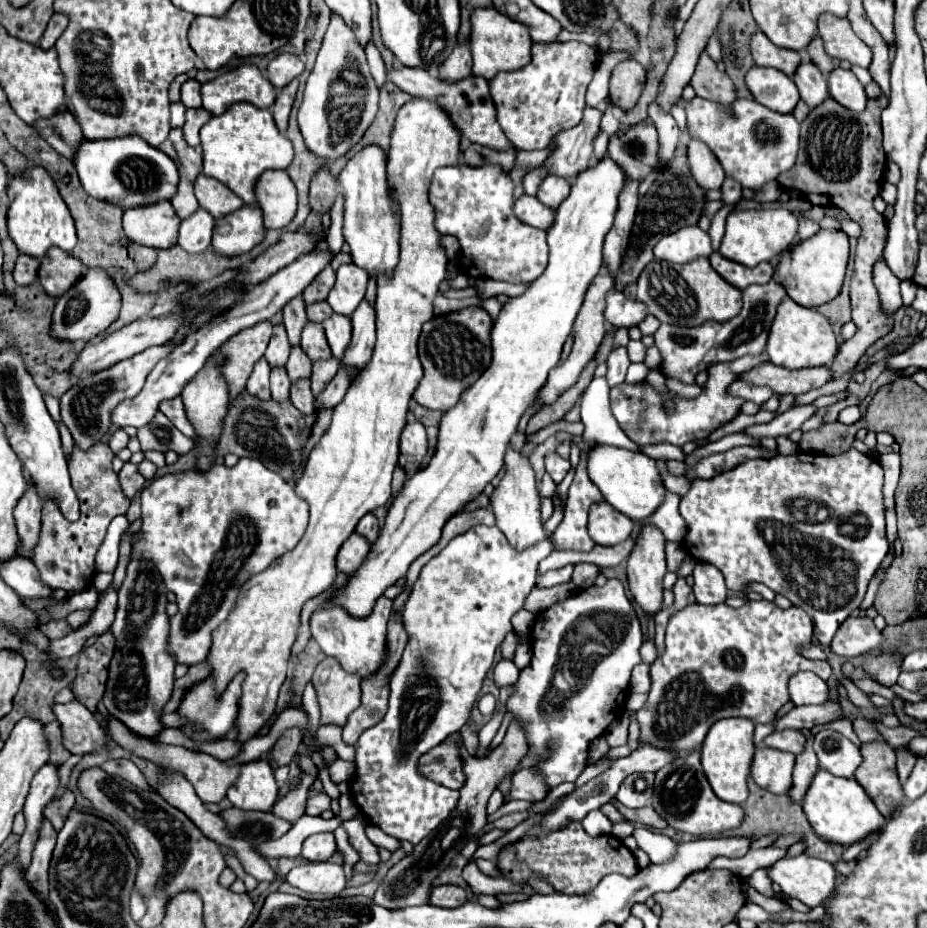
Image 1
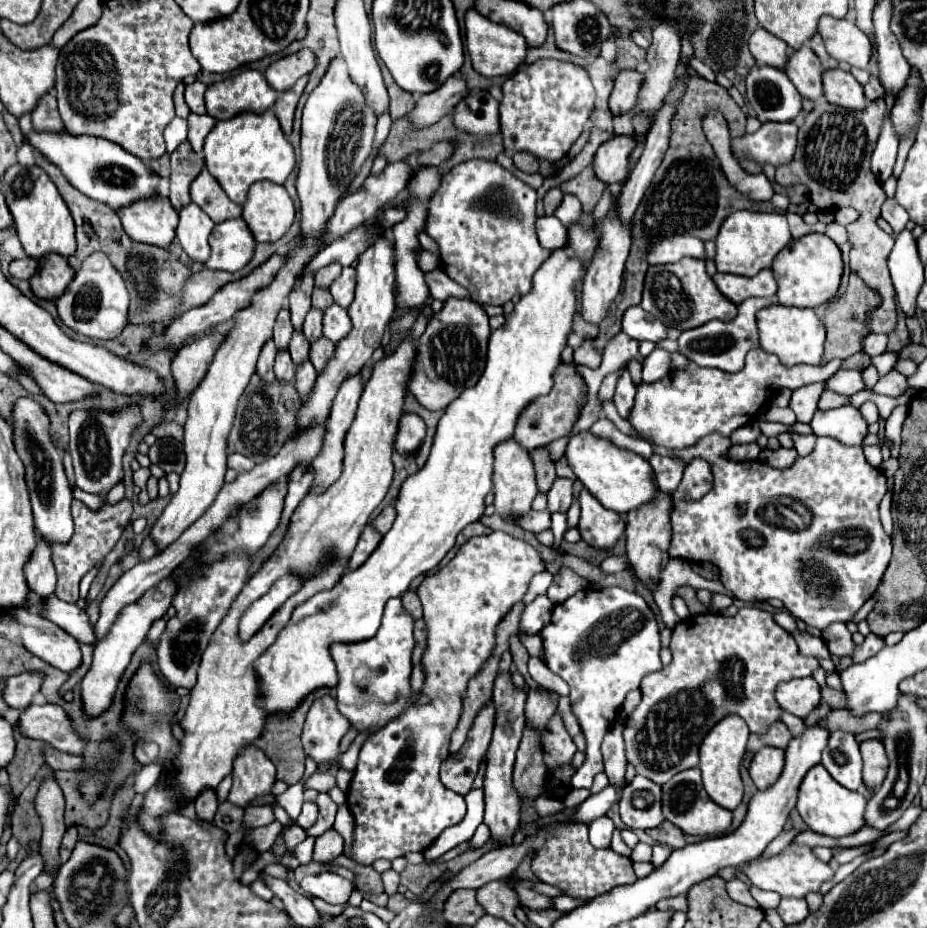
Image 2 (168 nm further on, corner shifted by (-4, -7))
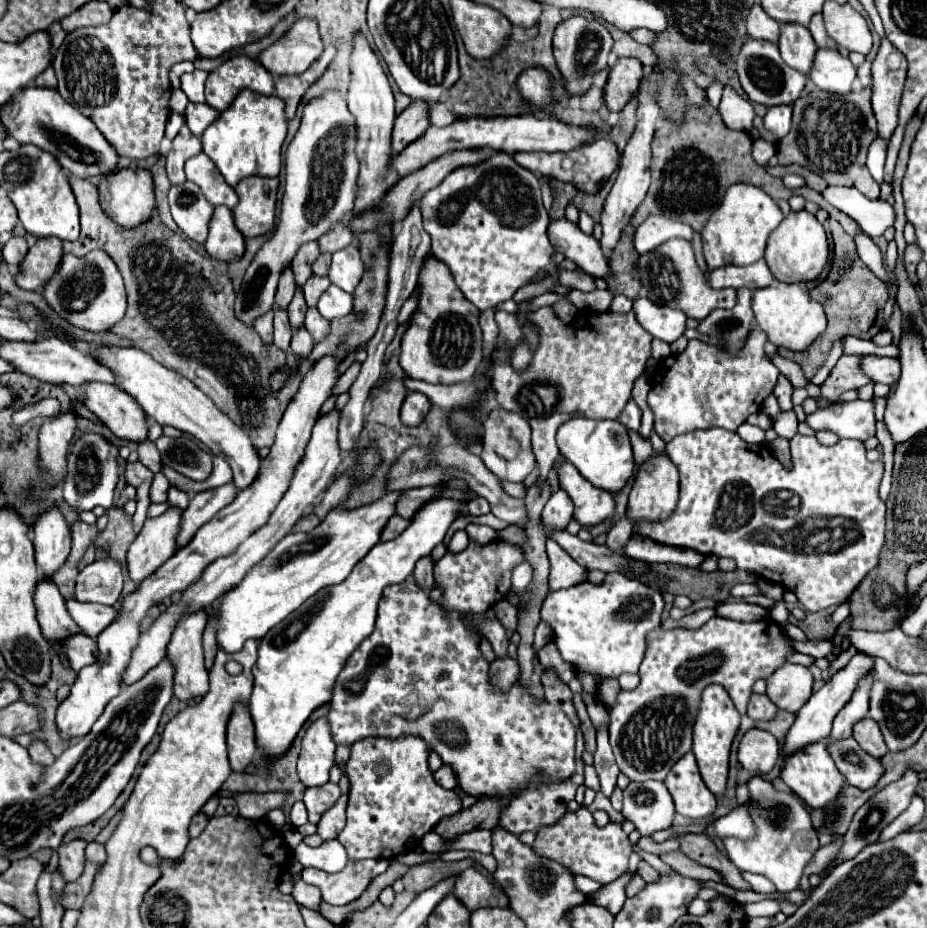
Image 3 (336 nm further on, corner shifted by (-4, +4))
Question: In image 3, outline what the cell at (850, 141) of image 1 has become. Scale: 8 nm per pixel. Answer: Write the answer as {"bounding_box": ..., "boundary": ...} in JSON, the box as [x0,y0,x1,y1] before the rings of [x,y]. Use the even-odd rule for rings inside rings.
{"bounding_box":[776,89,880,199],"boundary":[[[872,89],[834,95],[826,91],[812,91],[794,101],[792,129],[776,145],[780,165],[798,163],[808,171],[820,175],[828,185],[844,185],[858,189],[868,199],[878,199],[880,187],[866,169],[866,151],[878,135],[876,117],[872,113]]]}

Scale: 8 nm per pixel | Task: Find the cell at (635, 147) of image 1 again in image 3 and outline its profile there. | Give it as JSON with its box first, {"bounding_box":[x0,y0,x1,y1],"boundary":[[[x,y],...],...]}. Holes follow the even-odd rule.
{"bounding_box":[512,139,620,191],"boundary":[[[598,139],[590,145],[566,151],[566,153],[562,153],[562,151],[558,151],[558,153],[514,153],[512,157],[532,173],[542,173],[542,175],[554,177],[558,181],[574,183],[582,191],[598,191],[598,187],[620,165],[620,151],[612,139]]]}

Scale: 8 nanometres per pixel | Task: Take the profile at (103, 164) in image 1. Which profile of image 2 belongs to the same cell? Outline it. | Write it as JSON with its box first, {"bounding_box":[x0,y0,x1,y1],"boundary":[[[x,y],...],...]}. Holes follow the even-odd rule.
{"bounding_box":[24,130,160,210],"boundary":[[[30,130],[24,134],[26,142],[38,150],[48,162],[58,166],[66,180],[78,188],[88,198],[108,204],[112,210],[128,206],[140,198],[148,198],[158,192],[160,178],[152,174],[140,158],[134,158],[116,142],[98,136],[72,136],[66,130],[62,132],[36,132]]]}

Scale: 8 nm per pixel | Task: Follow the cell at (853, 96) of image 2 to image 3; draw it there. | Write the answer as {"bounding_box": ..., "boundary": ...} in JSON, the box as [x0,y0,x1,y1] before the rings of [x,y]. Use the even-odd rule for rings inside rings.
{"bounding_box":[810,49,856,93],"boundary":[[[818,49],[810,77],[822,91],[850,93],[852,81],[856,79],[856,67],[836,49]]]}

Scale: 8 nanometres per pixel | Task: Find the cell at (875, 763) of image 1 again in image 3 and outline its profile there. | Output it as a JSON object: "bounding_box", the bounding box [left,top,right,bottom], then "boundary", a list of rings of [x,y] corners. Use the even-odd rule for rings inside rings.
{"bounding_box":[852,717,888,759],"boundary":[[[866,717],[862,721],[858,721],[854,725],[854,733],[852,737],[858,741],[858,745],[868,753],[872,755],[874,759],[882,759],[888,749],[886,749],[886,743],[882,739],[882,733],[880,733],[880,727],[878,723],[874,723],[874,719]]]}

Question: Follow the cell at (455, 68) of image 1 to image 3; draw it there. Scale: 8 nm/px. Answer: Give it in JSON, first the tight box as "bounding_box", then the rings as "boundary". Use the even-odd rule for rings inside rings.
{"bounding_box":[392,101,432,151],"boundary":[[[414,101],[396,117],[392,129],[392,151],[402,151],[410,141],[424,135],[424,131],[432,125],[426,107],[426,101]]]}

